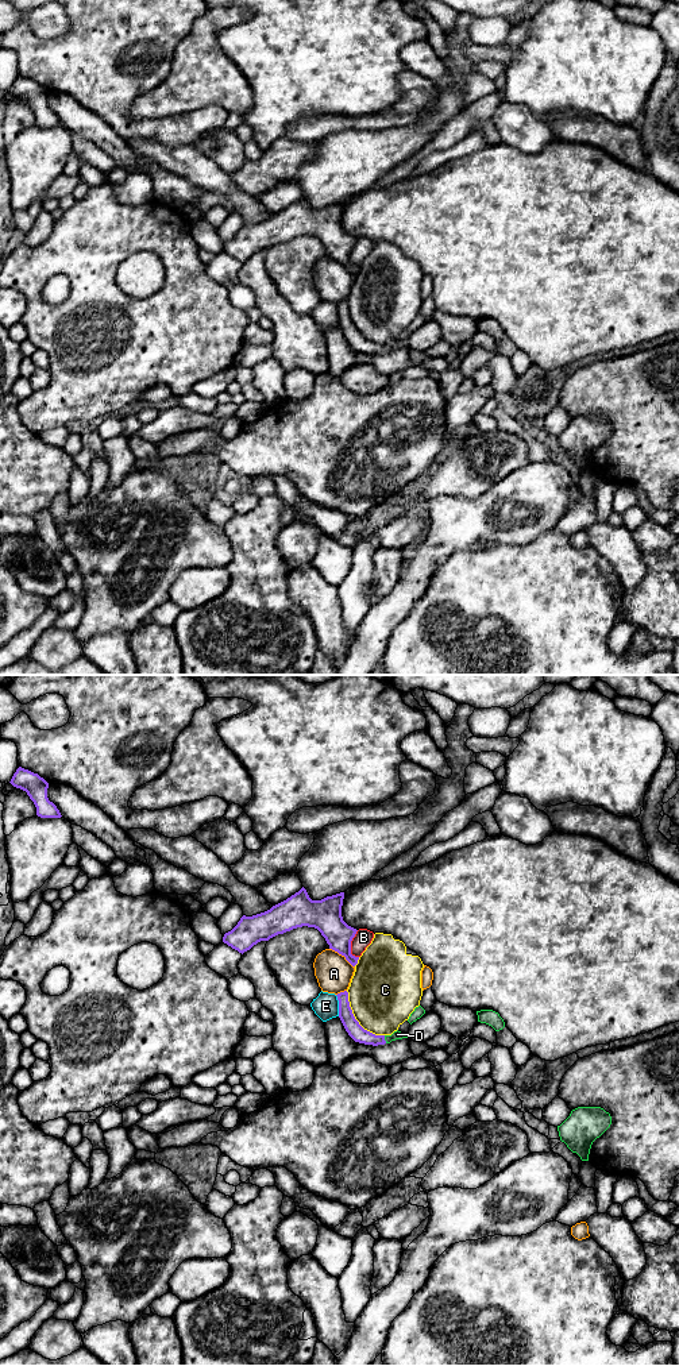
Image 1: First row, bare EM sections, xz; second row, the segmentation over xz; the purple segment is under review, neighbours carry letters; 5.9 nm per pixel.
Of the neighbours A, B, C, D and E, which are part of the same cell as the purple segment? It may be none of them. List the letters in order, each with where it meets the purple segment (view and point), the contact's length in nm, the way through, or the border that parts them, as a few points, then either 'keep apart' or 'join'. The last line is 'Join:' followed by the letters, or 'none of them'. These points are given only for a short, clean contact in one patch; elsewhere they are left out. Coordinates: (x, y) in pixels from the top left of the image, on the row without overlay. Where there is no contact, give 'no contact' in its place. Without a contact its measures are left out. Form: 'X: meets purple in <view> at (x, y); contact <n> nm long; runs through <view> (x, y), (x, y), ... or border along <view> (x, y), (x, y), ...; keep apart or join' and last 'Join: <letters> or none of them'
A: meets purple in xz at (342, 263); contact 190 nm long; keep apart
B: meets purple in xz at (350, 253); contact 170 nm long; keep apart
C: meets purple in xz at (355, 328); contact 360 nm long; keep apart
D: meets purple in xz at (384, 348); contact 50 nm long; runs through xz (351, 334), (367, 347), (384, 348), (397, 343); join
E: meets purple in xz at (339, 315); contact 130 nm long; keep apart
Join: D

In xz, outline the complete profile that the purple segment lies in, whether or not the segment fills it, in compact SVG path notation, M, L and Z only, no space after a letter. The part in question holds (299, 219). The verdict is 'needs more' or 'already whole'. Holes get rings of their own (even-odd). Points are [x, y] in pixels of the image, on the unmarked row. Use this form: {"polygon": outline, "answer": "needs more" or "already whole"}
{"polygon": "M302 196L265 221L252 225L243 224L238 234L224 243L223 251L243 263L261 250L308 235L317 238L329 258L344 265L355 275L359 266L351 263L351 250L358 239L343 229L343 208L344 201L312 209Z", "answer": "already whole"}

